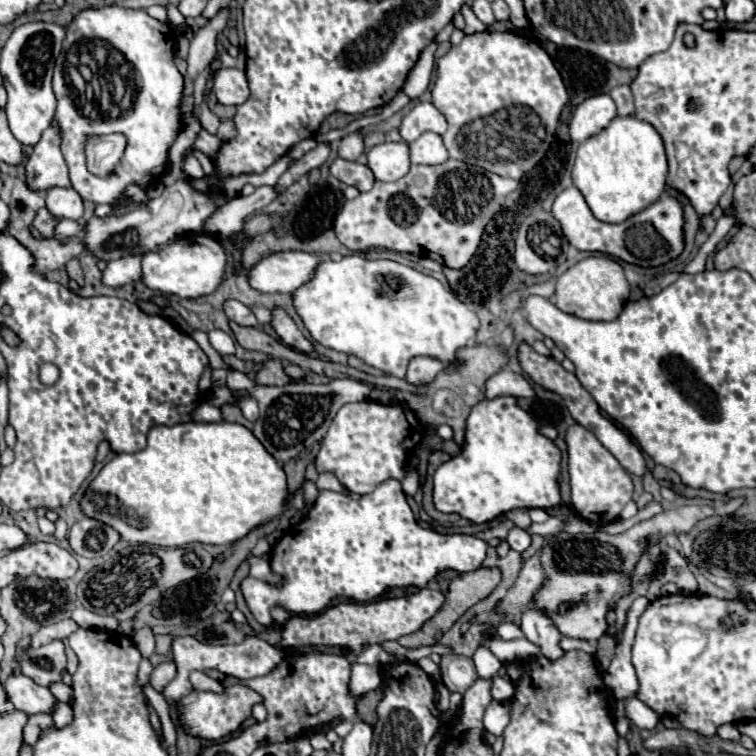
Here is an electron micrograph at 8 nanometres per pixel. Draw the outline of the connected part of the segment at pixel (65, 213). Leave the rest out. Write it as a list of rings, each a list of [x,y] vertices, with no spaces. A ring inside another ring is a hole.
[[[50,188],[46,194],[46,208],[56,216],[56,218],[70,218],[78,220],[84,212],[82,198],[74,188]]]

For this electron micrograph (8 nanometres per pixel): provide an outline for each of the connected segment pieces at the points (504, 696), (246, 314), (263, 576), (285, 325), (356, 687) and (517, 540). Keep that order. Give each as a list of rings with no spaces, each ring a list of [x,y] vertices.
[[[496,676],[494,682],[492,682],[492,698],[498,700],[498,702],[506,702],[506,700],[512,698],[512,694],[514,694],[512,682],[504,680],[502,676]]]
[[[228,300],[224,302],[224,312],[230,320],[234,320],[236,324],[242,324],[242,326],[256,326],[258,320],[256,316],[252,314],[252,310],[248,306],[244,306],[242,302],[236,302],[236,300]]]
[[[248,556],[246,562],[250,564],[250,576],[252,578],[260,578],[260,580],[266,580],[266,582],[278,582],[280,578],[270,570],[270,564],[266,558],[260,558],[260,556]]]
[[[274,308],[274,330],[284,344],[288,344],[300,352],[314,352],[312,340],[302,336],[296,322],[288,316],[288,312],[284,308]]]
[[[352,664],[352,678],[350,678],[350,692],[362,696],[382,684],[382,670],[380,666],[366,666],[366,664]]]
[[[512,528],[510,530],[510,534],[508,534],[508,538],[506,538],[506,542],[510,544],[510,548],[512,550],[516,550],[516,552],[524,552],[528,546],[530,546],[530,536],[526,534],[526,530],[522,530],[522,528]]]

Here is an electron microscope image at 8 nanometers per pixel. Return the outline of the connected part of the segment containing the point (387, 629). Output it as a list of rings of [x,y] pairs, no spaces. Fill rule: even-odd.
[[[424,588],[412,596],[392,598],[392,600],[376,600],[370,604],[340,602],[312,618],[304,618],[304,616],[290,618],[282,628],[280,646],[288,646],[288,648],[338,646],[338,648],[346,648],[358,656],[368,646],[382,644],[386,640],[398,640],[402,636],[418,632],[422,628],[422,624],[426,624],[426,620],[430,620],[430,616],[434,616],[442,608],[444,600],[446,598],[442,592]]]

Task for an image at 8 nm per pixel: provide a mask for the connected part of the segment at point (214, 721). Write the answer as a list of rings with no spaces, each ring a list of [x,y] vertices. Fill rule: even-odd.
[[[230,686],[230,688],[226,688],[224,694],[194,690],[188,696],[184,696],[182,700],[178,700],[178,710],[180,710],[182,724],[186,726],[186,730],[190,734],[202,736],[206,740],[220,740],[220,738],[228,736],[230,732],[238,730],[238,726],[244,722],[244,718],[250,716],[250,708],[256,702],[262,702],[262,698],[254,690],[250,690],[246,686]]]

